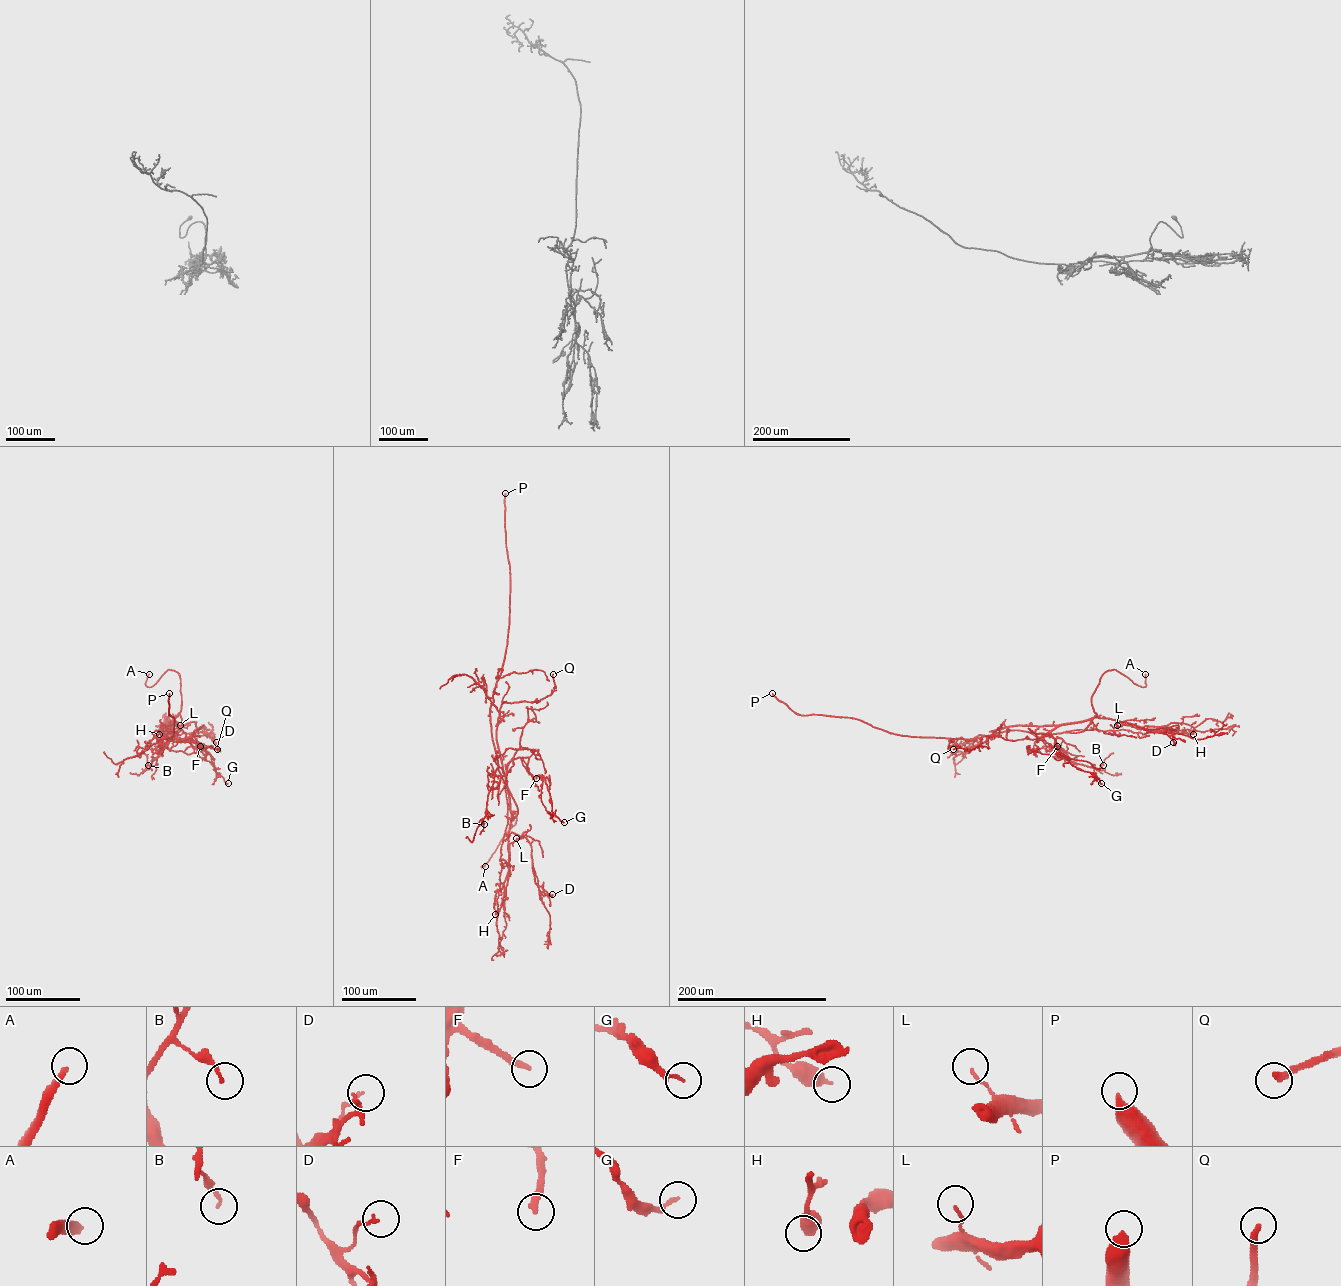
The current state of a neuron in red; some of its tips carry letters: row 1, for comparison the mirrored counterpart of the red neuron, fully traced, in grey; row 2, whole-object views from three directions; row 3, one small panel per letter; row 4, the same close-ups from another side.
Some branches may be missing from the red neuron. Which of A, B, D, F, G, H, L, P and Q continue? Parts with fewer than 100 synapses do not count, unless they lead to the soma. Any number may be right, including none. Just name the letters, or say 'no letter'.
A, P

